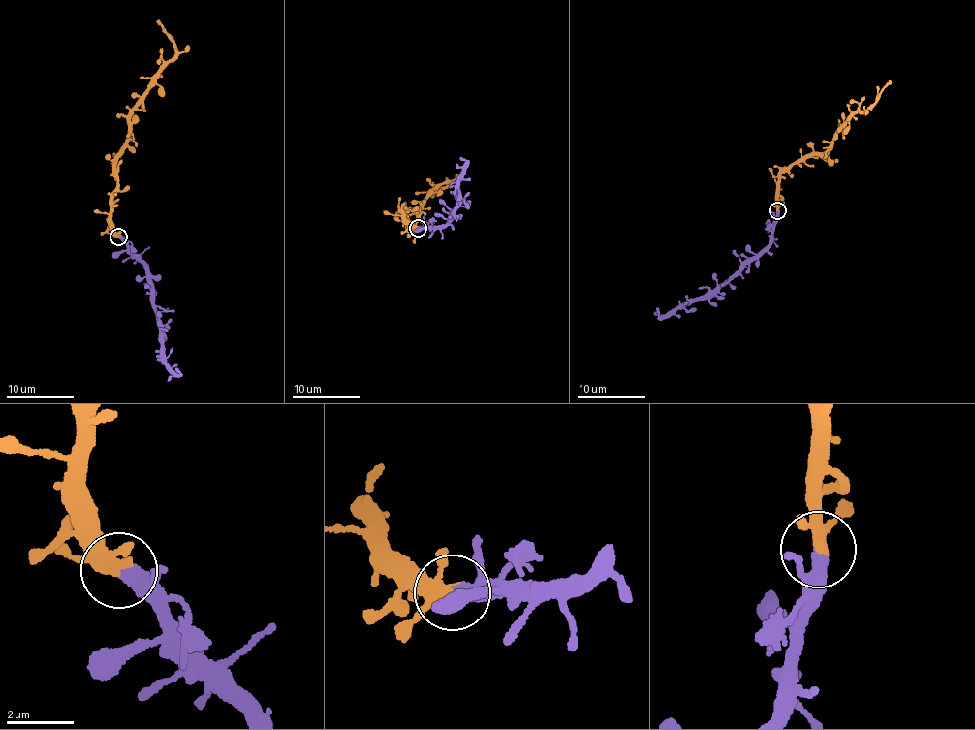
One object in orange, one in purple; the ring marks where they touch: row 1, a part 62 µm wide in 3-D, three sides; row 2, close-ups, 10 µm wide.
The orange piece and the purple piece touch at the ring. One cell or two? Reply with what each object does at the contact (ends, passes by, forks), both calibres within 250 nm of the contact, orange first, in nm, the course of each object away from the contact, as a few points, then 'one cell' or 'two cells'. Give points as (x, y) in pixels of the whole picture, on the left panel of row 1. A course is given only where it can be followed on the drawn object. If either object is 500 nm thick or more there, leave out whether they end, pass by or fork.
orange forks; purple passes by; calibres 300 and 320 nm; course orange (118, 236), (111, 219), (117, 181), (113, 166), (132, 111), (175, 51), (158, 19); course purple (118, 236), (145, 265), (163, 333), (167, 363), (177, 373), (179, 371), (175, 369); one cell

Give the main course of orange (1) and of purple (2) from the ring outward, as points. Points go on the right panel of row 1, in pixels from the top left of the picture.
1: (778, 210), (779, 171), (825, 151), (838, 128), (849, 117), (867, 110), (879, 99), (890, 80)
2: (778, 210), (774, 230), (765, 248), (737, 273), (707, 294), (661, 316), (656, 308)

